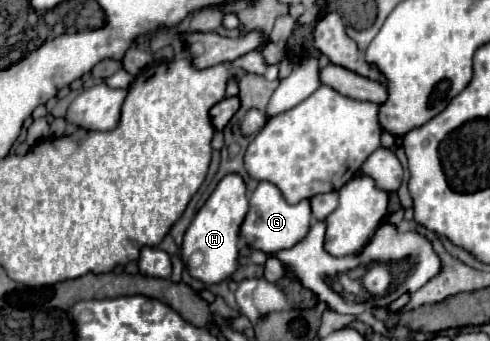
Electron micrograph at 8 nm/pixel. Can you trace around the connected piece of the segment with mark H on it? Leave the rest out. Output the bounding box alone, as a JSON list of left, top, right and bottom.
[182,174,248,284]

